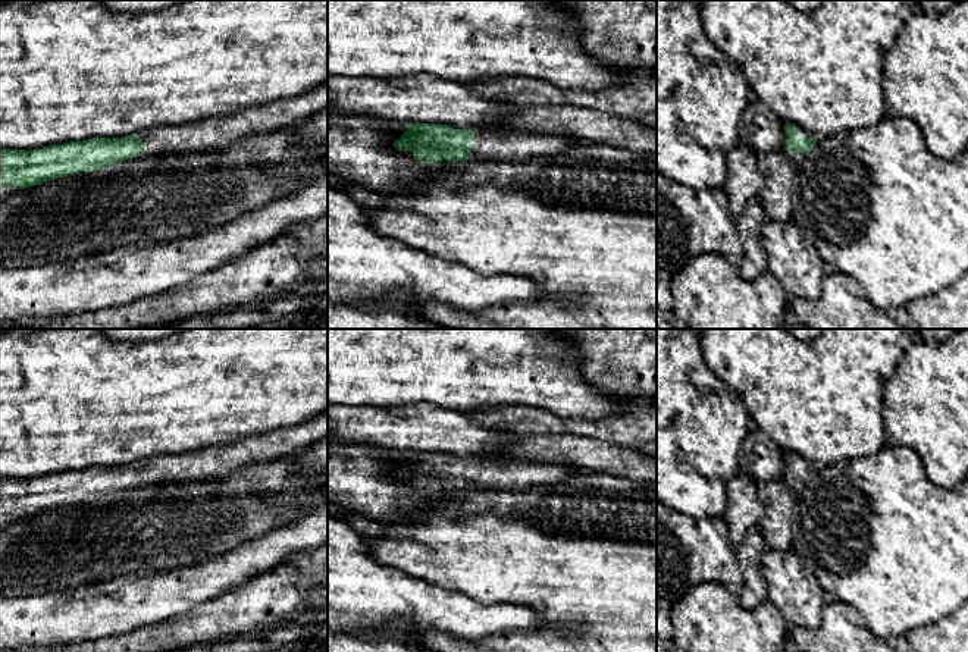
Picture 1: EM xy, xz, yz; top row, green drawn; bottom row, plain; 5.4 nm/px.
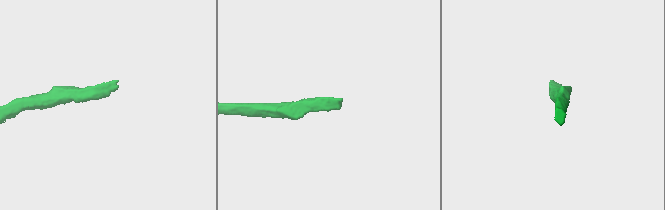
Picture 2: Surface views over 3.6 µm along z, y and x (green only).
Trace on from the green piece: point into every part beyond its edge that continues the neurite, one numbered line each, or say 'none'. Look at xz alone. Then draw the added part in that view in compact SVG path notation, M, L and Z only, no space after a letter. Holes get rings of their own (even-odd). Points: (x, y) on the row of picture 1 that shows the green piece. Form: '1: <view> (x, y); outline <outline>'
1: xz (489, 143); outline M479 128L474 131L472 156L479 160L527 160L533 156L557 154L582 144L567 137Z

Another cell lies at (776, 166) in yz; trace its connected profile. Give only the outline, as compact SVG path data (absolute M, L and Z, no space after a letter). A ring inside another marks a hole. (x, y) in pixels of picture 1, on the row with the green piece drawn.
M777 151L756 154L758 167L765 178L759 201L768 220L792 220L793 166L789 153Z

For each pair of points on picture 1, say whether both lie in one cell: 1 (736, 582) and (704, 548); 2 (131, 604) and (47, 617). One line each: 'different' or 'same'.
1: same
2: same

